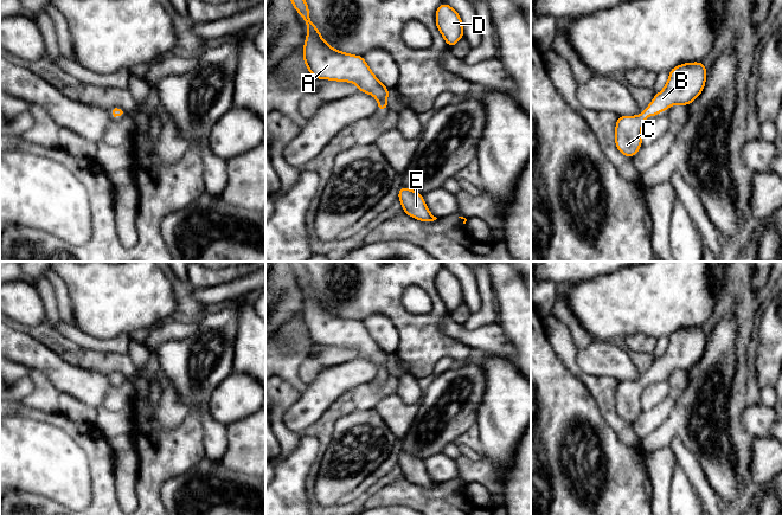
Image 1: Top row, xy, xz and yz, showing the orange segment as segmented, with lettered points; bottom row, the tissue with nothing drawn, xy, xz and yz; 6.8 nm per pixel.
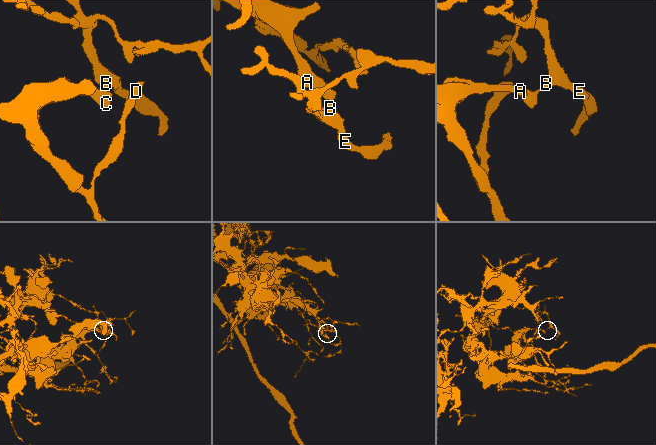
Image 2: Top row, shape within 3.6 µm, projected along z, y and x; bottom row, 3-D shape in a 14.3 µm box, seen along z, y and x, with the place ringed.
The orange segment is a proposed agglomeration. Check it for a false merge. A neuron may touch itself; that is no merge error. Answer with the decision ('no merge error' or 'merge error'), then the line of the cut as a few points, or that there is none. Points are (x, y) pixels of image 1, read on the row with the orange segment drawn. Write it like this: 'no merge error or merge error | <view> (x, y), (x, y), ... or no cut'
no merge error | no cut

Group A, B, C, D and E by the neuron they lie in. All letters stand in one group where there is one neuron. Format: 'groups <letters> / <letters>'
groups A B C D E

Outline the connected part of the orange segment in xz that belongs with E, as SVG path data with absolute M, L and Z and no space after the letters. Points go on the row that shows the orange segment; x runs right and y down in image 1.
M400 186L398 200L402 202L404 213L415 219L424 223L431 223L437 219L428 211L423 195L414 189Z

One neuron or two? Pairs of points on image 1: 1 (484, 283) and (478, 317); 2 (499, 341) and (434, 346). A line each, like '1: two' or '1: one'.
1: one
2: two

